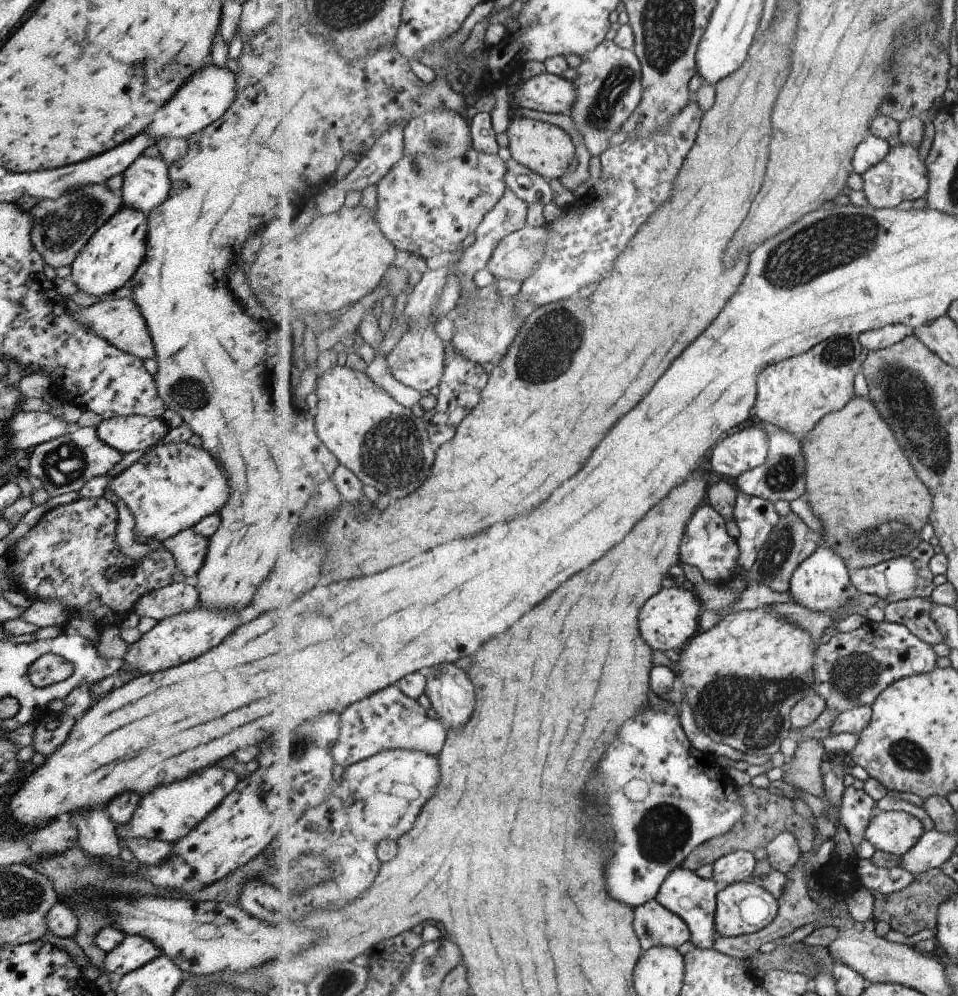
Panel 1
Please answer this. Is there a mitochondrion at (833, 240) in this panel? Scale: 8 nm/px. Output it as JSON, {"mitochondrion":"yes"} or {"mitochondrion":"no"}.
{"mitochondrion":"yes"}

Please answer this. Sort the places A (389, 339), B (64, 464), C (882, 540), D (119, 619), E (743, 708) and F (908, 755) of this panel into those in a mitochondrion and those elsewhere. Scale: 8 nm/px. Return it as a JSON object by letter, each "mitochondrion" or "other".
{"A":"other","B":"mitochondrion","C":"mitochondrion","D":"other","E":"mitochondrion","F":"mitochondrion"}

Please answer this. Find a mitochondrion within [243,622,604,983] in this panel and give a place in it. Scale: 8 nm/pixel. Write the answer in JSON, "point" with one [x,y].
{"point":[309,870]}

